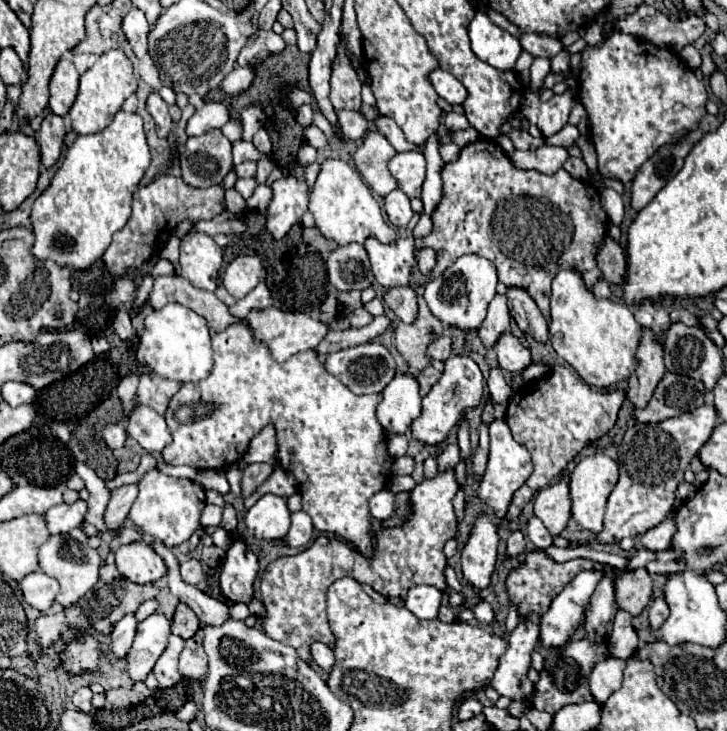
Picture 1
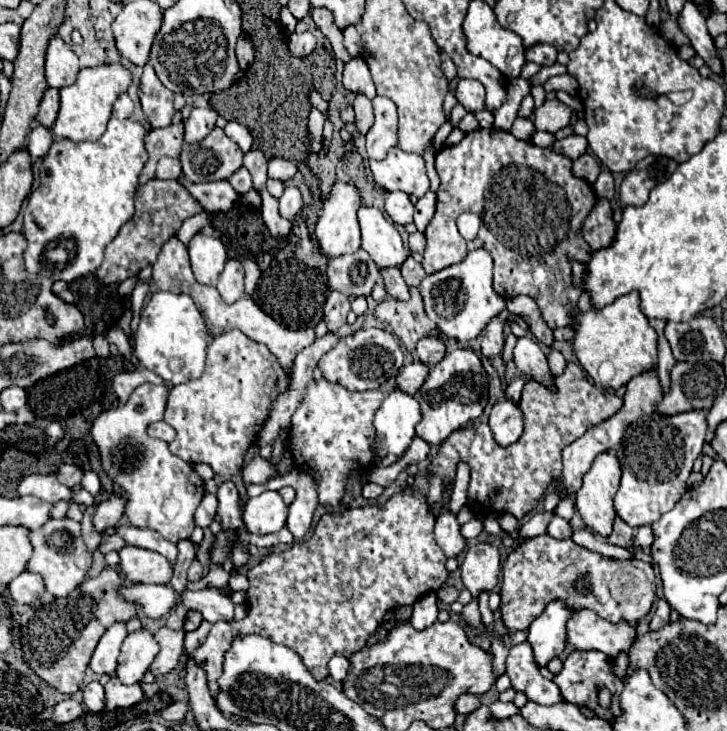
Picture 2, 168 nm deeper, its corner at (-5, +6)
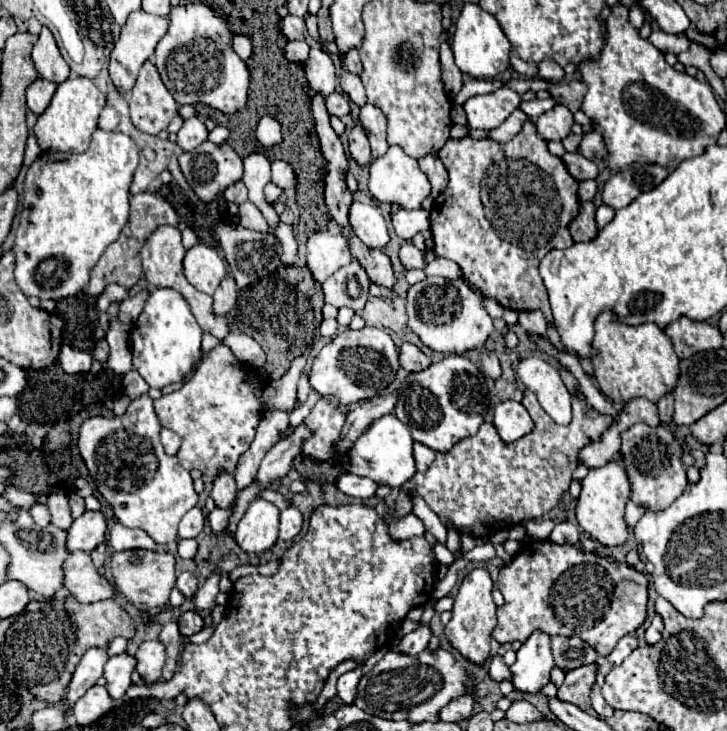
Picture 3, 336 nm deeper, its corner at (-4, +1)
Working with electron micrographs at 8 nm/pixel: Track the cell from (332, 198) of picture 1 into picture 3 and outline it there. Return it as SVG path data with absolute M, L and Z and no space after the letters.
M336 229L318 231L308 239L306 267L310 269L316 283L324 283L330 275L334 275L340 267L352 261L350 247L346 239Z

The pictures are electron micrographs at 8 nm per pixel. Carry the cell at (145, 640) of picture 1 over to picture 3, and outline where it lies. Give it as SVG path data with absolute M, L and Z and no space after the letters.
M126 653L110 657L106 661L106 665L104 665L104 679L108 681L106 689L108 689L108 695L112 699L118 701L118 699L124 697L124 693L132 685L132 681L130 681L132 671L134 671L134 657L130 657Z

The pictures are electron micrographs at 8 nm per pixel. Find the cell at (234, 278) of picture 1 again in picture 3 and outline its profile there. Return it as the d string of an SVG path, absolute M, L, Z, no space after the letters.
M226 277L220 287L214 293L212 313L214 315L226 315L236 305L236 281L232 277Z

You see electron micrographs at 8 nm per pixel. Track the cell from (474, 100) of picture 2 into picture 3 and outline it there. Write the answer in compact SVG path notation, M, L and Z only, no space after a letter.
M500 87L488 95L472 97L464 103L464 111L468 115L468 127L476 129L496 129L502 125L514 109L520 105L520 95L512 89Z

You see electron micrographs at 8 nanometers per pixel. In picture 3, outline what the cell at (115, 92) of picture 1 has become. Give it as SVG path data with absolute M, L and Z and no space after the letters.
M86 77L66 79L58 85L50 105L38 115L34 125L34 135L42 151L64 151L64 153L84 153L90 145L90 137L98 127L98 115L106 105L106 95Z

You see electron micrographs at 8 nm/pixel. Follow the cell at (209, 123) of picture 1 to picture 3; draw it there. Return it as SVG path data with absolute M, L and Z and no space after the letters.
M190 117L188 121L184 121L182 129L176 133L176 143L182 151L192 151L198 145L202 145L206 137L208 137L208 131L204 121L198 117Z

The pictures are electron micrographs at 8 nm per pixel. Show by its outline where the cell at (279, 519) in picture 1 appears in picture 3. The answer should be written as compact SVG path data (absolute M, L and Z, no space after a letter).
M256 499L238 521L234 541L246 553L262 553L278 539L278 507L270 501Z

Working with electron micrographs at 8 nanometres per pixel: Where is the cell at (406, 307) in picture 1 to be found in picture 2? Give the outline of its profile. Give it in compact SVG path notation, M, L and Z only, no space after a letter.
M383 268L383 270L381 270L381 276L383 276L383 282L385 282L387 294L389 294L391 298L403 300L403 302L407 302L407 300L411 298L411 296L409 296L409 286L405 284L399 268Z

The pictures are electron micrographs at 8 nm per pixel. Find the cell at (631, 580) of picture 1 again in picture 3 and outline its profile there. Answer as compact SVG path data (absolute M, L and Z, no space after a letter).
M528 541L522 545L520 553L514 555L512 563L502 567L498 577L498 589L502 591L506 603L498 607L498 625L492 637L498 643L524 643L534 631L562 637L580 637L600 655L610 655L616 643L624 635L634 635L634 631L646 619L648 601L648 579L644 573L618 563L612 557L600 557L598 553L586 553L574 545L556 545L552 541Z

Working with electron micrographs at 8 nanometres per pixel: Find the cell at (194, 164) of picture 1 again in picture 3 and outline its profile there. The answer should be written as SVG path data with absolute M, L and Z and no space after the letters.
M204 141L204 143L202 143L200 147L196 147L194 151L182 153L182 155L178 157L178 161L180 161L180 169L182 169L188 185L194 189L194 193L198 195L198 199L200 199L202 203L214 201L218 193L226 191L230 185L234 185L236 181L240 181L240 179L242 179L242 173L244 173L244 169L242 169L242 159L240 159L238 153L236 153L230 145L226 145L226 143L216 145L216 143L212 143L212 141Z

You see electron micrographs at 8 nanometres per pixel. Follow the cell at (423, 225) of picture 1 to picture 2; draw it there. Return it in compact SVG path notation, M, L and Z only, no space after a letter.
M413 232L409 236L409 248L411 248L413 254L421 254L423 252L423 248L425 248L425 236L423 236L423 232Z

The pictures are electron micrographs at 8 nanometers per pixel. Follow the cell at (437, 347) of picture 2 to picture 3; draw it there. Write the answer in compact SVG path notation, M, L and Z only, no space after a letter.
M406 341L402 343L402 347L400 347L400 365L404 367L404 371L416 373L416 371L426 369L430 363L432 363L430 357L424 355L416 345L406 343Z

